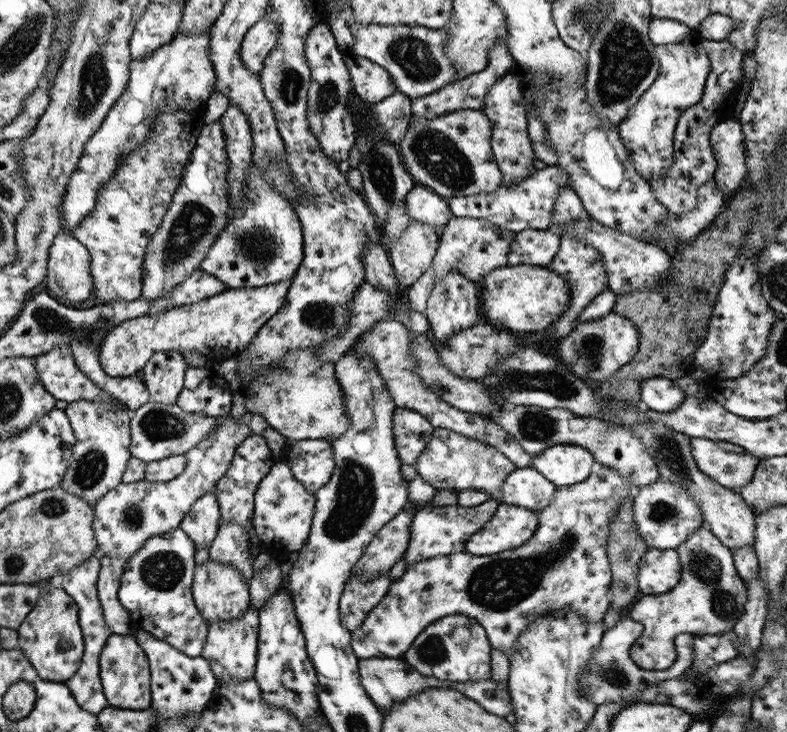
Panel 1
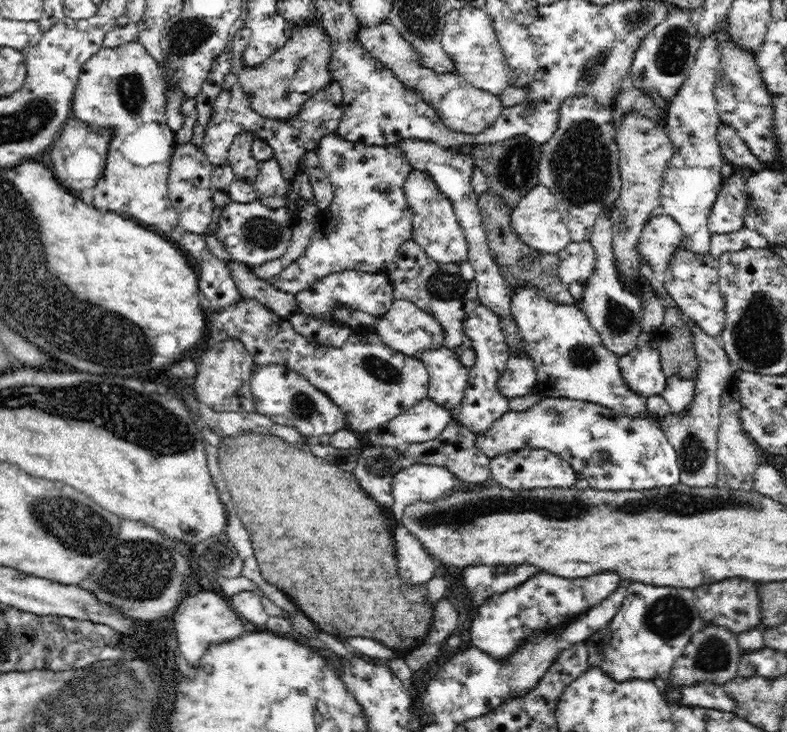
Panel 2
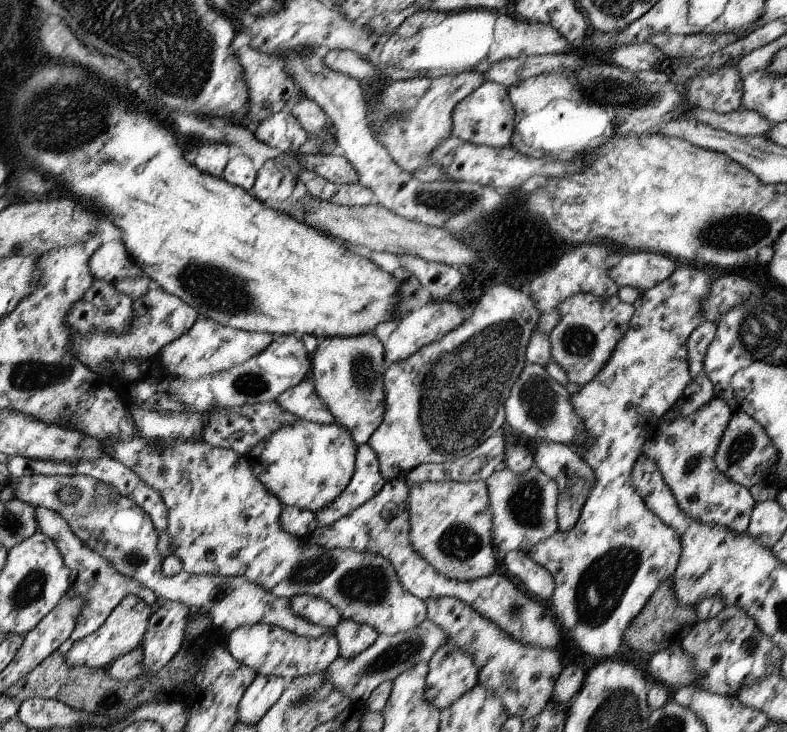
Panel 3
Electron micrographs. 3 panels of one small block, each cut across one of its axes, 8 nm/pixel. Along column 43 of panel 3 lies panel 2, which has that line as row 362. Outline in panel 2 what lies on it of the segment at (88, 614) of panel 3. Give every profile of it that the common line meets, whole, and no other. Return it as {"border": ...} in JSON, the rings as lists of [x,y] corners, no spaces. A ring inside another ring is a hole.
{"border":[[[527,353],[523,356],[510,356],[504,374],[498,379],[497,389],[508,399],[519,397],[530,392],[536,378],[536,367]]]}

